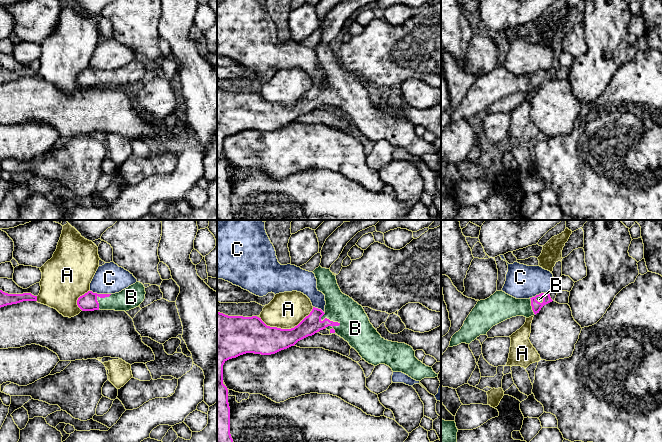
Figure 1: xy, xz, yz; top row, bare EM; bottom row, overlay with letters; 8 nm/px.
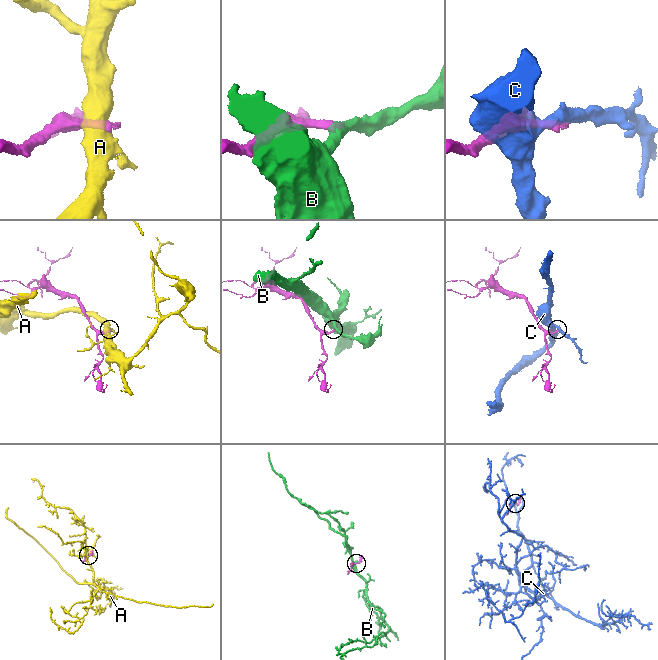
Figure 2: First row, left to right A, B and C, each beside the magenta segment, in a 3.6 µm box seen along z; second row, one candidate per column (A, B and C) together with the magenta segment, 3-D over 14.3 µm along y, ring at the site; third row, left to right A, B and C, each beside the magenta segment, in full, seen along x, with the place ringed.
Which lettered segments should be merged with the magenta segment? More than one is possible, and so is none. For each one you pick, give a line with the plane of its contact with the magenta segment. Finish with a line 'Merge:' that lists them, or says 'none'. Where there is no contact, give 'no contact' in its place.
B: contact in xz
Merge: B

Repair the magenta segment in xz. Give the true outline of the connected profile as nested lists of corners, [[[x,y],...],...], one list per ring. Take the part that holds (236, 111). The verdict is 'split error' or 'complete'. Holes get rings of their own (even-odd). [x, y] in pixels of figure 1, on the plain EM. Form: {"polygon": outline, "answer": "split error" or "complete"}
{"polygon": [[[319,42],[313,49],[317,55],[317,65],[325,71],[325,87],[313,83],[312,87],[297,102],[281,105],[267,102],[257,92],[228,92],[217,88],[217,220],[234,220],[230,210],[230,183],[228,165],[223,160],[223,141],[232,134],[246,129],[261,131],[275,130],[294,122],[298,117],[327,105],[336,109],[354,124],[369,140],[385,140],[393,148],[402,148],[416,157],[438,153],[432,143],[426,142],[415,133],[413,124],[405,119],[385,116],[370,99],[363,83],[349,72],[343,70],[337,60],[336,52],[330,45]]], "answer": "split error"}

